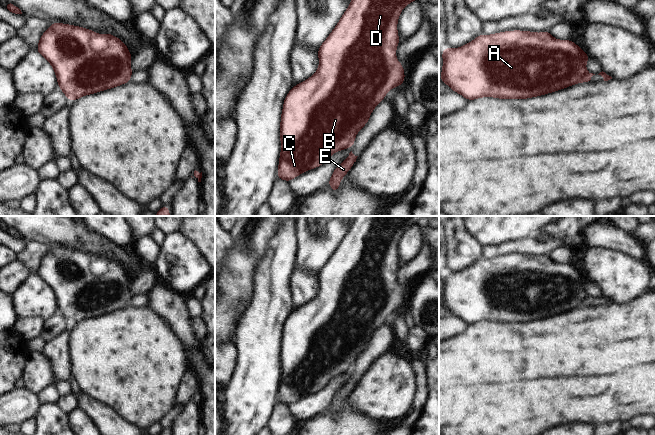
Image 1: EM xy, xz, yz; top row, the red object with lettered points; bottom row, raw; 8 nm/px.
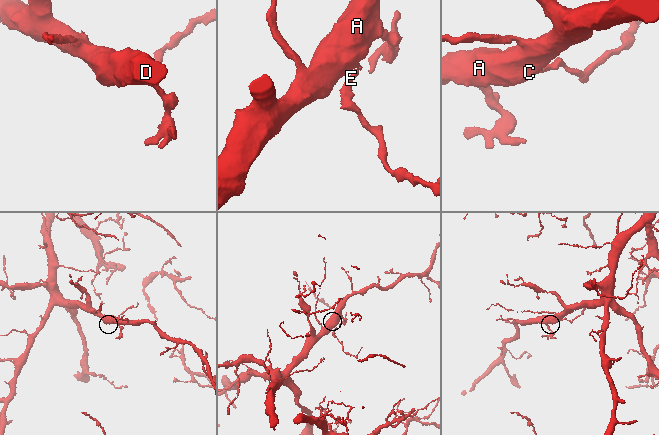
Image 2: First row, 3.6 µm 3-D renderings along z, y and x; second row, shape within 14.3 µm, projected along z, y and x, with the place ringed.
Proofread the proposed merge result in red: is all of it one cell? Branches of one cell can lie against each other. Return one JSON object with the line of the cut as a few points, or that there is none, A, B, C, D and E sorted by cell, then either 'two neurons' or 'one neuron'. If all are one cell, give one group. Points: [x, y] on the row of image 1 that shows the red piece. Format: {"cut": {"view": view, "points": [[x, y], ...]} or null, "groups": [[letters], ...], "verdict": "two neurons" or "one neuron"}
{"cut": {"view": "yz", "points": [[589, 73], [585, 76]]}, "groups": [["A", "B", "C", "D"], ["E"]], "verdict": "two neurons"}

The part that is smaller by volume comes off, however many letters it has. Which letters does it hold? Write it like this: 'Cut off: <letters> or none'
Cut off: E

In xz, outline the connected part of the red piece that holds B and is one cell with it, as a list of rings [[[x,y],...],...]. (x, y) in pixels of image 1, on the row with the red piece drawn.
[[[351,0],[337,25],[318,48],[317,55],[319,66],[315,74],[305,79],[302,83],[294,85],[283,101],[279,127],[281,151],[278,163],[277,179],[285,180],[289,183],[292,179],[302,173],[323,165],[334,153],[350,147],[350,144],[355,139],[357,133],[368,123],[372,111],[380,102],[385,100],[386,93],[397,85],[400,87],[402,86],[405,82],[405,72],[404,66],[396,57],[396,48],[400,44],[397,24],[400,13],[412,1],[414,0]]]

